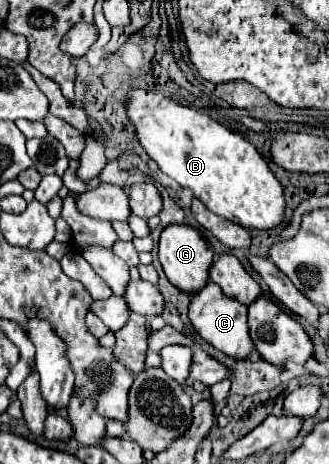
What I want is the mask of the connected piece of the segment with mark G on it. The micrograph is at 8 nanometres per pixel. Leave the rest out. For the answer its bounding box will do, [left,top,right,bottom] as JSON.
[159,225,213,293]

